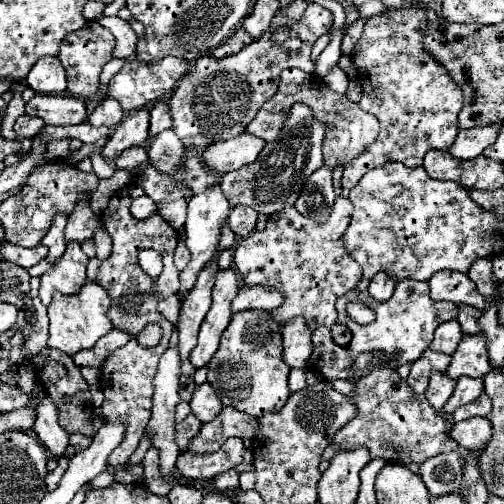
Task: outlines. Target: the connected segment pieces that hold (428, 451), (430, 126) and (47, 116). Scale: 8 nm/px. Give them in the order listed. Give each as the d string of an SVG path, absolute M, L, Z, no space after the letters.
M360 354L360 358L350 368L352 372L368 372L364 378L354 382L356 392L350 396L358 406L358 416L338 430L334 442L324 450L322 460L332 460L338 450L366 446L372 452L372 458L384 458L386 462L408 466L410 462L422 464L432 456L456 450L458 444L448 436L444 418L432 410L424 394L412 394L412 388L398 376L396 370L372 366L372 358L374 354Z
M422 6L386 10L384 18L366 20L366 28L354 46L352 60L358 68L364 92L358 106L380 120L380 134L360 158L346 166L342 186L352 188L368 170L394 160L408 168L418 168L428 150L448 150L456 140L462 94L444 66L424 52L424 30L426 12Z
M36 94L26 102L26 114L42 118L48 126L74 126L86 120L86 104L74 96Z

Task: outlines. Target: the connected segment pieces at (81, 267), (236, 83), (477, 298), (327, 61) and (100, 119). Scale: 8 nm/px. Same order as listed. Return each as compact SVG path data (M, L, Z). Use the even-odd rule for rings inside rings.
M68 242L66 252L54 262L50 270L40 276L40 300L44 306L50 304L52 292L78 294L86 280L88 256L80 250L78 242Z
M308 4L300 20L278 18L276 22L271 22L269 29L260 36L260 40L250 42L248 46L244 46L244 50L228 58L198 58L188 70L188 74L182 78L180 88L176 88L176 92L170 98L172 130L188 148L208 148L210 144L242 134L248 122L260 110L260 106L268 102L272 94L276 94L282 70L300 68L308 70L308 74L314 72L310 50L322 34L328 34L328 30L332 28L332 20L334 18L330 10ZM277 26L292 28L292 36L282 46L271 42L271 33Z
M444 270L430 278L430 296L434 300L448 300L454 304L468 304L478 310L486 308L484 296L476 290L476 284L468 278L468 274Z
M344 28L332 32L330 44L326 46L326 50L320 54L320 58L318 58L318 62L316 62L316 74L318 74L318 76L324 76L324 72L328 70L328 66L332 66L332 64L336 64L336 62L340 60L340 56L342 56L342 52L340 52L340 42L342 42L344 34L346 34Z
M106 98L106 100L102 100L100 106L92 112L92 116L90 116L88 122L90 122L92 126L108 126L108 128L112 128L112 126L120 124L122 118L124 118L124 112L122 112L120 104L118 104L116 100L112 100L112 98Z

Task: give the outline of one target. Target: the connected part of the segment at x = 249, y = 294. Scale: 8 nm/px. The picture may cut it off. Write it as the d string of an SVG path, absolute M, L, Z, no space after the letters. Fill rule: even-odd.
M242 286L232 300L232 310L276 310L276 306L282 306L284 294L278 290L268 290L264 286Z

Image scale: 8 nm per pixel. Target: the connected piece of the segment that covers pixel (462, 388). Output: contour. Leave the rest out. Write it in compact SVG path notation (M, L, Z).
M468 376L458 378L458 384L456 384L456 388L452 392L452 398L448 398L448 402L444 406L444 412L452 414L456 408L476 400L482 392L484 392L484 386L482 386L480 378L468 378Z

